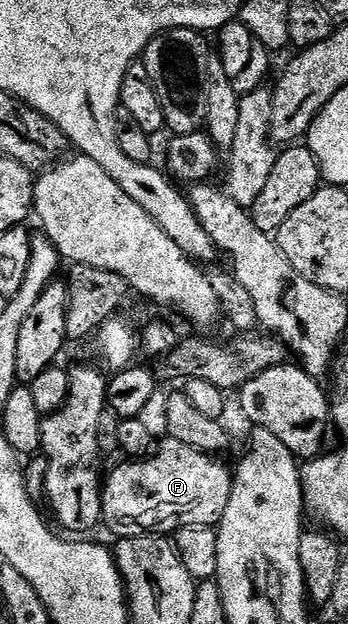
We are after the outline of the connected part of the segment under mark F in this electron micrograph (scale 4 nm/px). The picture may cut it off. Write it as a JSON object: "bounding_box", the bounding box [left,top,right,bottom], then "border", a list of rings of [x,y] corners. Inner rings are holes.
{"bounding_box":[102,438,234,538],"border":[[[164,438],[159,441],[158,447],[147,458],[136,458],[131,462],[124,462],[121,468],[116,468],[112,472],[112,477],[107,477],[104,486],[104,515],[102,517],[103,527],[109,528],[113,532],[113,537],[123,538],[126,536],[141,536],[144,532],[155,532],[157,534],[174,534],[182,526],[213,526],[219,525],[222,514],[226,514],[226,506],[230,502],[230,494],[232,493],[232,482],[234,472],[231,467],[227,468],[223,464],[223,459],[217,458],[215,455],[196,450],[194,446],[186,446],[182,442],[171,438]]]}

